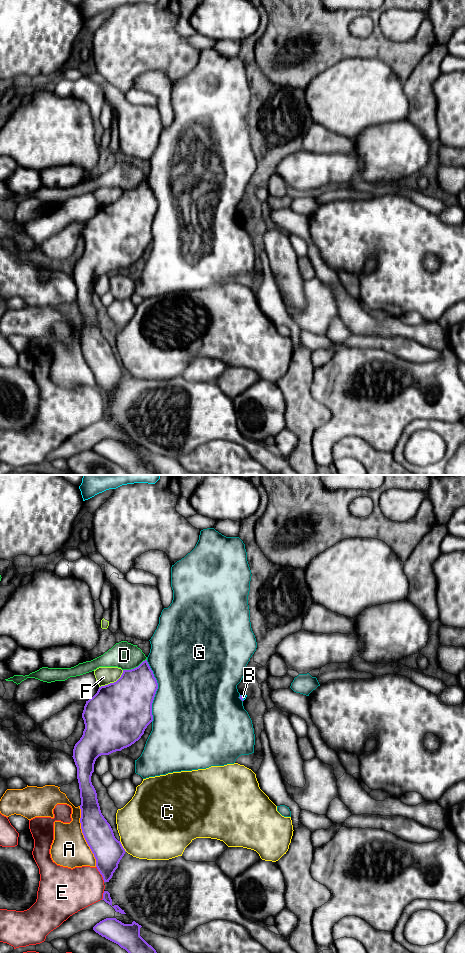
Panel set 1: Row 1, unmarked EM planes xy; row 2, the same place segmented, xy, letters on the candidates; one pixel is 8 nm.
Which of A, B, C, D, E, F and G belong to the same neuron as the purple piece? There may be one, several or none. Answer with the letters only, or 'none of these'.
none of these

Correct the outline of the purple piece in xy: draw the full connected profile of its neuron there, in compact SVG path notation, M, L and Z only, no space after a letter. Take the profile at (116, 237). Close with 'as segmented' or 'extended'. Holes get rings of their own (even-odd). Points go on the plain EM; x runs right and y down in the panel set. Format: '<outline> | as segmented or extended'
M145 180L134 189L123 190L116 202L99 207L97 213L86 221L82 233L85 249L74 266L72 276L77 287L80 309L80 343L84 358L94 374L96 387L104 402L109 402L112 398L126 371L121 362L115 358L110 344L101 333L97 313L91 302L94 284L99 276L121 271L141 258L147 246L153 241L152 223L157 209L157 200Z | as segmented

